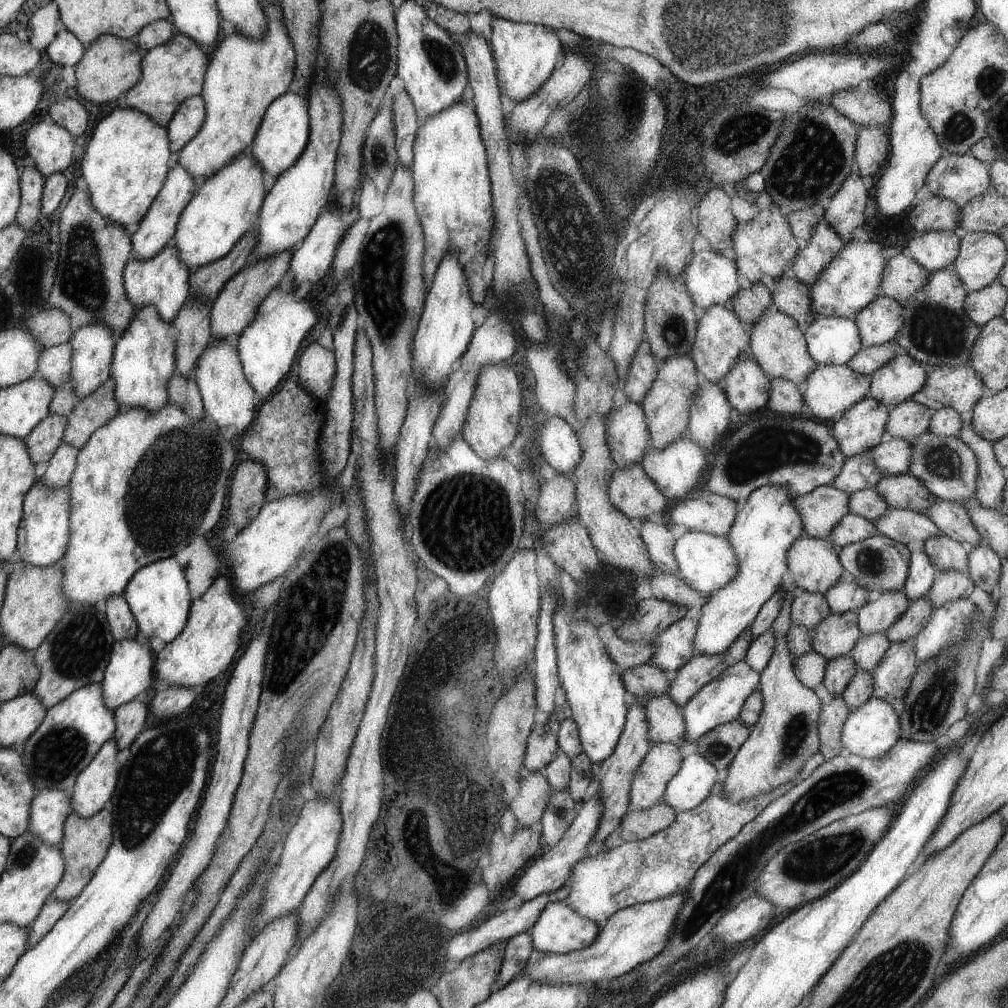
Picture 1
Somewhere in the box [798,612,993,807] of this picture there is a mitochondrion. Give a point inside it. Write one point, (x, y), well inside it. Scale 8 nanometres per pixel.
(928, 708)

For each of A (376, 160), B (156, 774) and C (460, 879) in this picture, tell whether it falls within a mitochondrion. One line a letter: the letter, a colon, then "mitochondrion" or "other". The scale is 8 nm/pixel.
A: mitochondrion
B: mitochondrion
C: other

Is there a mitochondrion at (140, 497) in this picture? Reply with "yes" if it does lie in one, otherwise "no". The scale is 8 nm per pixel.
yes

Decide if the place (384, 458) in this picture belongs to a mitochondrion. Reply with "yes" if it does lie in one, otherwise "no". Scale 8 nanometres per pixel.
no

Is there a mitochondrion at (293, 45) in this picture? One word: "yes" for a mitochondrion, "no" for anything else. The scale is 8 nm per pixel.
no

